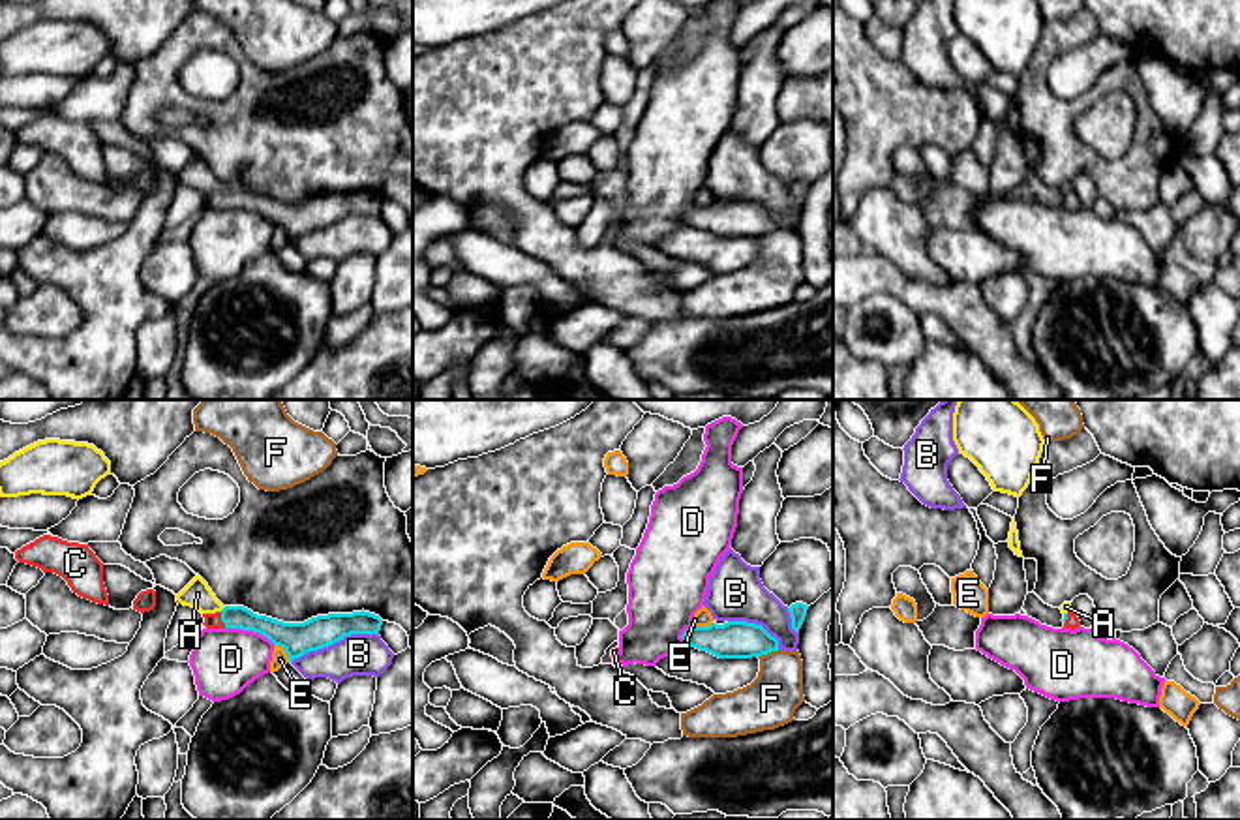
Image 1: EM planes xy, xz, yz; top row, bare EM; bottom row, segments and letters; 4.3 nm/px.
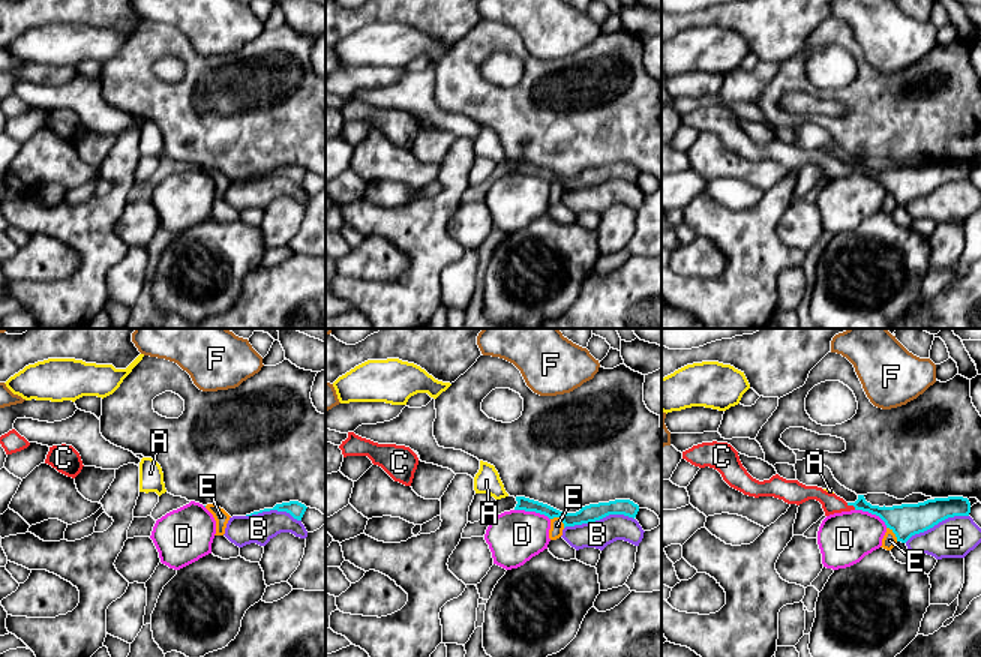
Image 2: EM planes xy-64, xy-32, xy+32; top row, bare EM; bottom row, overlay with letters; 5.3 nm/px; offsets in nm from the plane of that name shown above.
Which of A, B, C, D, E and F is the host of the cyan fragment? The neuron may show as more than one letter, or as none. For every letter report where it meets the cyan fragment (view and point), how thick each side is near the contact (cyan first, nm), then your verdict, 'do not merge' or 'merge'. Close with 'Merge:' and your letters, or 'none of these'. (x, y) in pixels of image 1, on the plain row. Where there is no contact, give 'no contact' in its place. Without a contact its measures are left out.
A: contact xy (224, 188); calibres 100 and 120 nm; do not merge
B: contact xy (334, 222); calibres 140 and 180 nm; do not merge
C: contact xy (222, 199); calibres 100 and 60 nm; merge
D: contact xy (250, 209); calibres 140 and 280 nm; do not merge
E: contact xy (286, 231); calibres 140 and 70 nm; do not merge
F: contact xz (768, 231); calibres 160 and 220 nm; do not merge
Merge: C

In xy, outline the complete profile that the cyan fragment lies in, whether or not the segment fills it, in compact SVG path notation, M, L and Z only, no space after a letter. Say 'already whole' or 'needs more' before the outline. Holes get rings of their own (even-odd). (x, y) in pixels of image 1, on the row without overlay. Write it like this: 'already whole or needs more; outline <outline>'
needs more; outline M225 186L216 193L203 193L206 208L242 208L268 218L285 229L289 242L328 227L351 214L379 214L383 199L370 191L317 195L304 203L283 203L257 195L244 186Z

